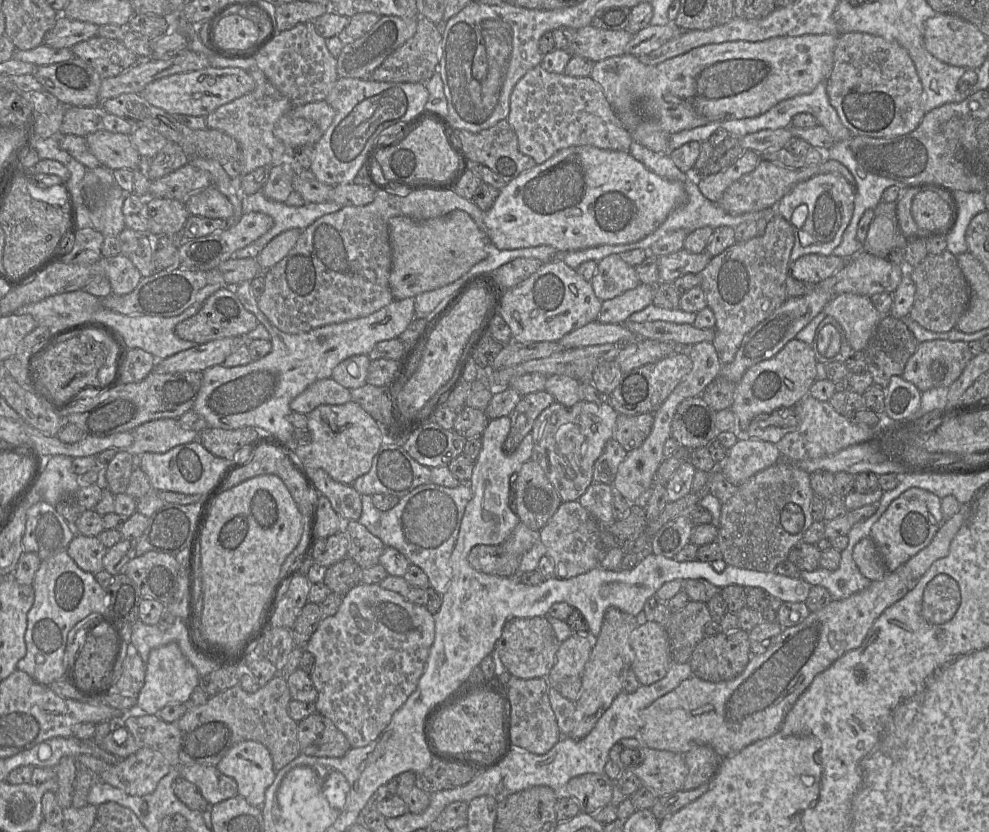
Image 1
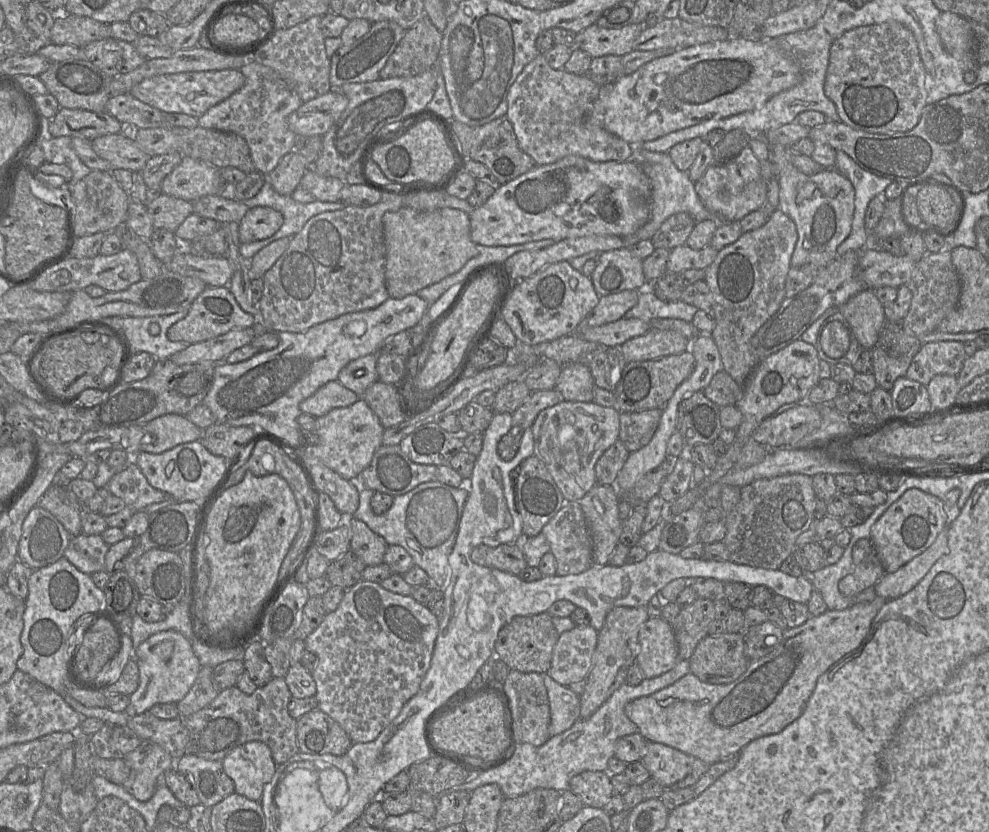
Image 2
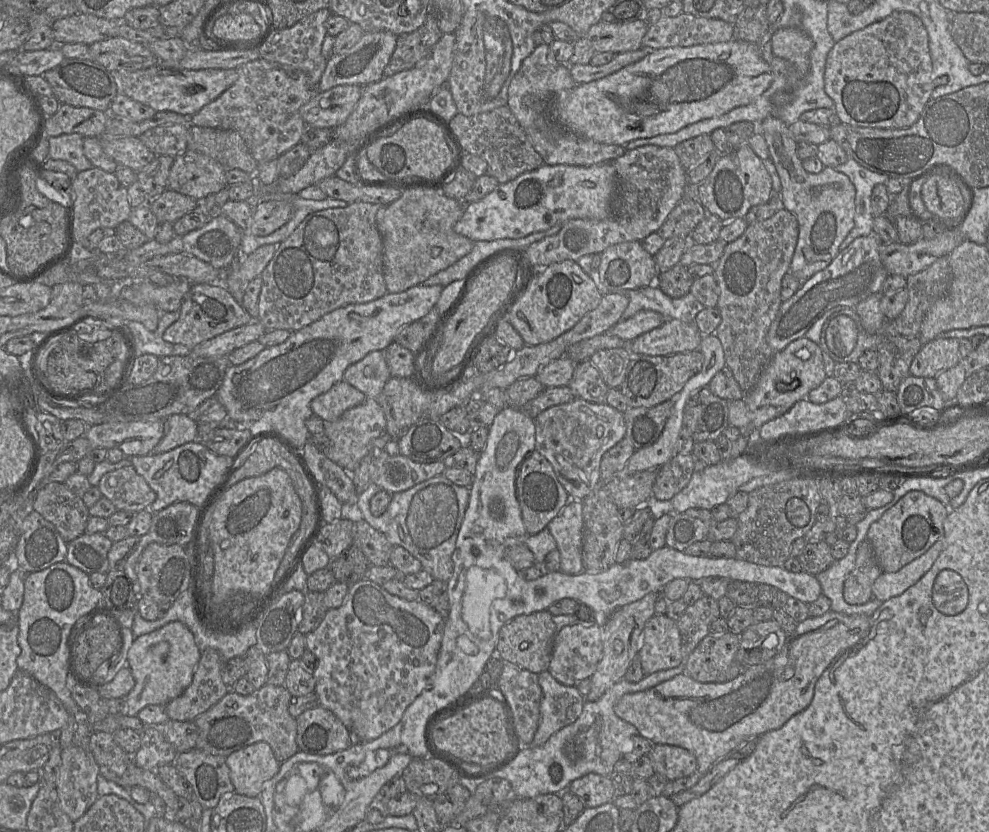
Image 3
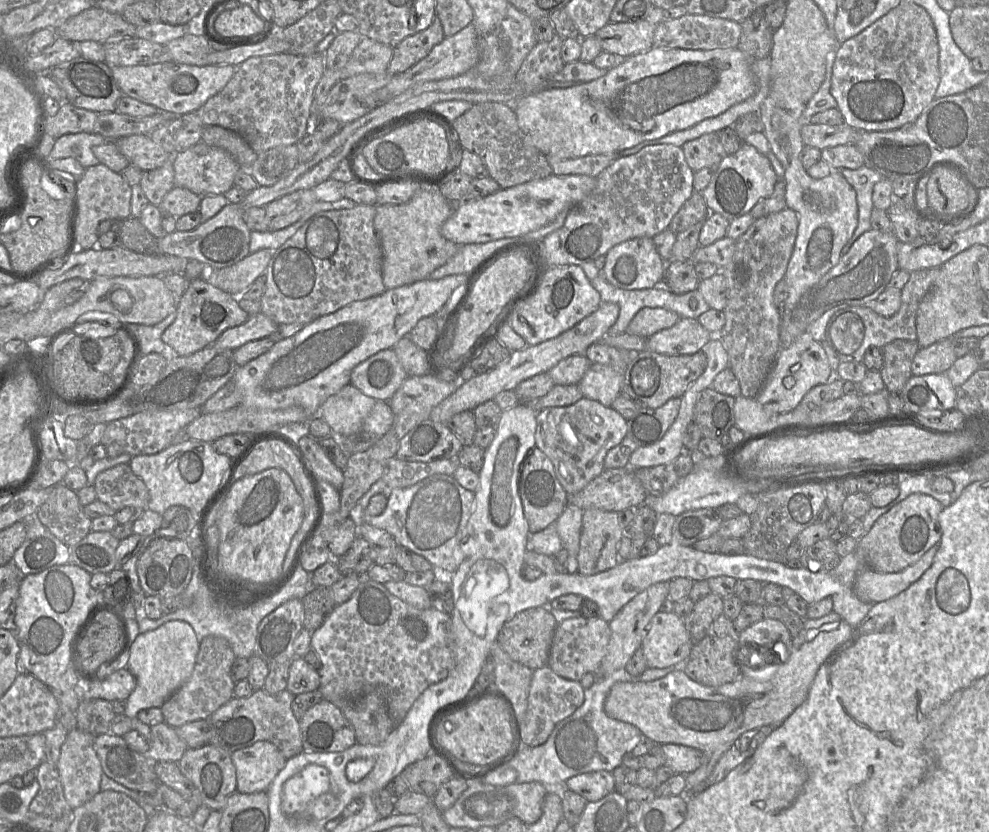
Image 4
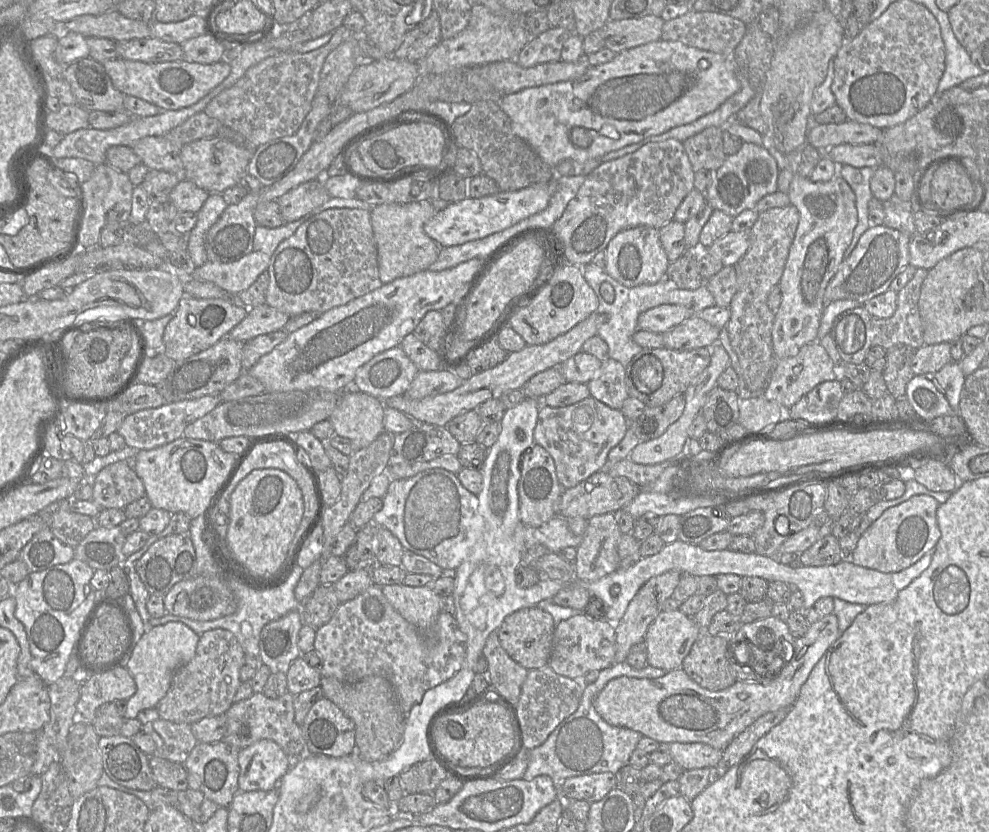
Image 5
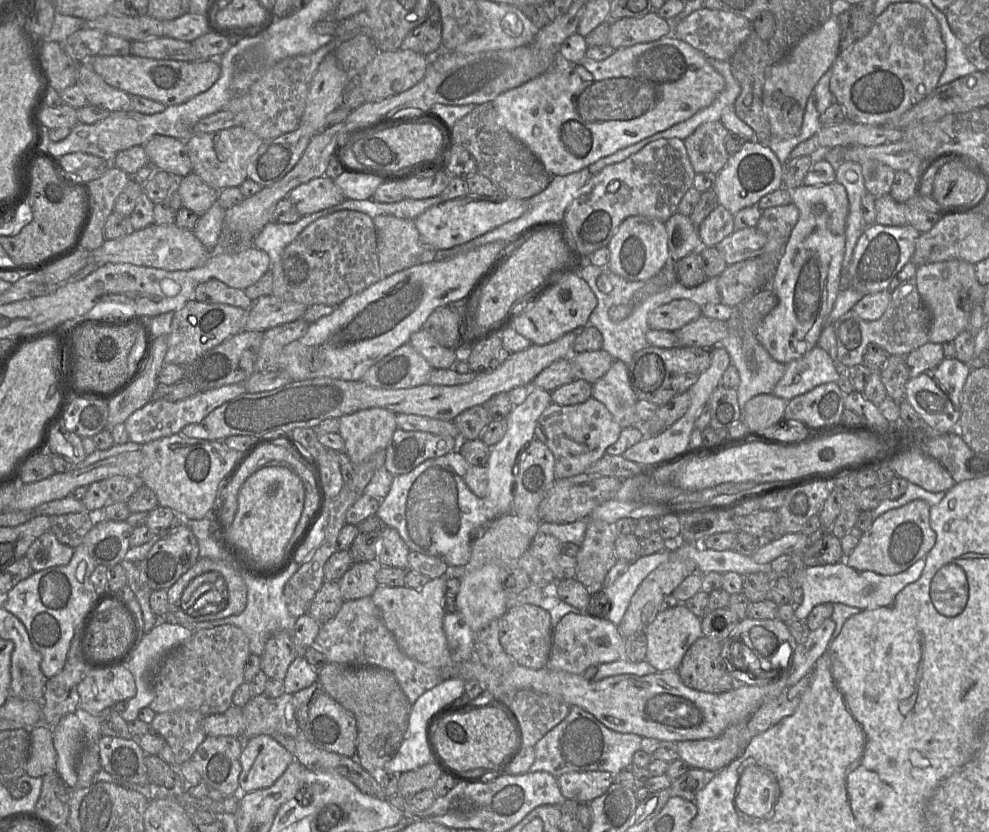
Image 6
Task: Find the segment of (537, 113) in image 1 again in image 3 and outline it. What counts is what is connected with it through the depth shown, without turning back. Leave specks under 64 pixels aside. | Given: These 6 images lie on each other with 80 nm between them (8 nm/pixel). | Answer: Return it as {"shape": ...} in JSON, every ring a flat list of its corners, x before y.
{"shape":[[550,45,536,46,526,57,508,89,507,106,527,134,533,148,544,164,589,167,612,162,624,155,625,146,598,143,577,136,560,127,553,119,553,103,559,94,577,86,569,72,569,65,559,63]]}

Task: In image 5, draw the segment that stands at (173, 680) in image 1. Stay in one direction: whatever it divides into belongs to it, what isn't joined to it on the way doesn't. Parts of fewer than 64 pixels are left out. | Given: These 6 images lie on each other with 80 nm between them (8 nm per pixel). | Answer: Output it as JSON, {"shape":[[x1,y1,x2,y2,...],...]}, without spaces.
{"shape":[[170,621,152,627,145,632,140,640,133,645,126,668,132,675,137,690,127,701,123,718,135,719,140,711,155,708,167,694,173,673,193,659,199,636,187,625,178,621]]}

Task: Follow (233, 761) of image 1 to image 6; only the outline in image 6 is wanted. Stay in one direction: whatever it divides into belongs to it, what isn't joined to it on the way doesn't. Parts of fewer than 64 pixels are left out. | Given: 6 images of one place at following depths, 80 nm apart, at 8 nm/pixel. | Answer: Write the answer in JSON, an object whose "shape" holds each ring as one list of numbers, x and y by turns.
{"shape":[[257,735,244,741,240,755,240,792,272,786,293,760,294,756,270,735]]}

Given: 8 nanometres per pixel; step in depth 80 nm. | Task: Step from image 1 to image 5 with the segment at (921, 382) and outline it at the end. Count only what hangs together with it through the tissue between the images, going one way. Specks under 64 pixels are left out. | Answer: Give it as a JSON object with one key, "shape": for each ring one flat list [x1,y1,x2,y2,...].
{"shape":[[949,342,923,345,915,351,911,361,914,375,924,375,939,371,943,366,953,361]]}

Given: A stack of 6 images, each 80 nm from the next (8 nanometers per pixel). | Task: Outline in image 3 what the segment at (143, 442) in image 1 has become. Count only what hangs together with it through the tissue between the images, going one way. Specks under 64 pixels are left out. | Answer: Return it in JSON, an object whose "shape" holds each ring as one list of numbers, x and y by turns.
{"shape":[[172,414,164,420,164,435,152,453,159,454,197,440,197,422,192,415]]}

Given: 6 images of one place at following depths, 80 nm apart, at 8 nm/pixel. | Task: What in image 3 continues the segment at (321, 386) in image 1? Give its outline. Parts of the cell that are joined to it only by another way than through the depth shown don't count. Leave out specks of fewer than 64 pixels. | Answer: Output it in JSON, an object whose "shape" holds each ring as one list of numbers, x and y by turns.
{"shape":[[342,380,311,401,314,415,324,421,337,420,346,410,362,404,367,396]]}

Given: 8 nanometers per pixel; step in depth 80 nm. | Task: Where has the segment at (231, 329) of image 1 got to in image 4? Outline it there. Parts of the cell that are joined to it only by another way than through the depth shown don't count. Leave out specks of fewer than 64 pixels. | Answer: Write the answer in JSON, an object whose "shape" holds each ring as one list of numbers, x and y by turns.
{"shape":[[204,277,190,281,187,290,180,297,175,320,162,333,162,341,178,356,187,356,212,345,227,329,241,325,249,314,238,304,238,296,233,296,209,283]]}

